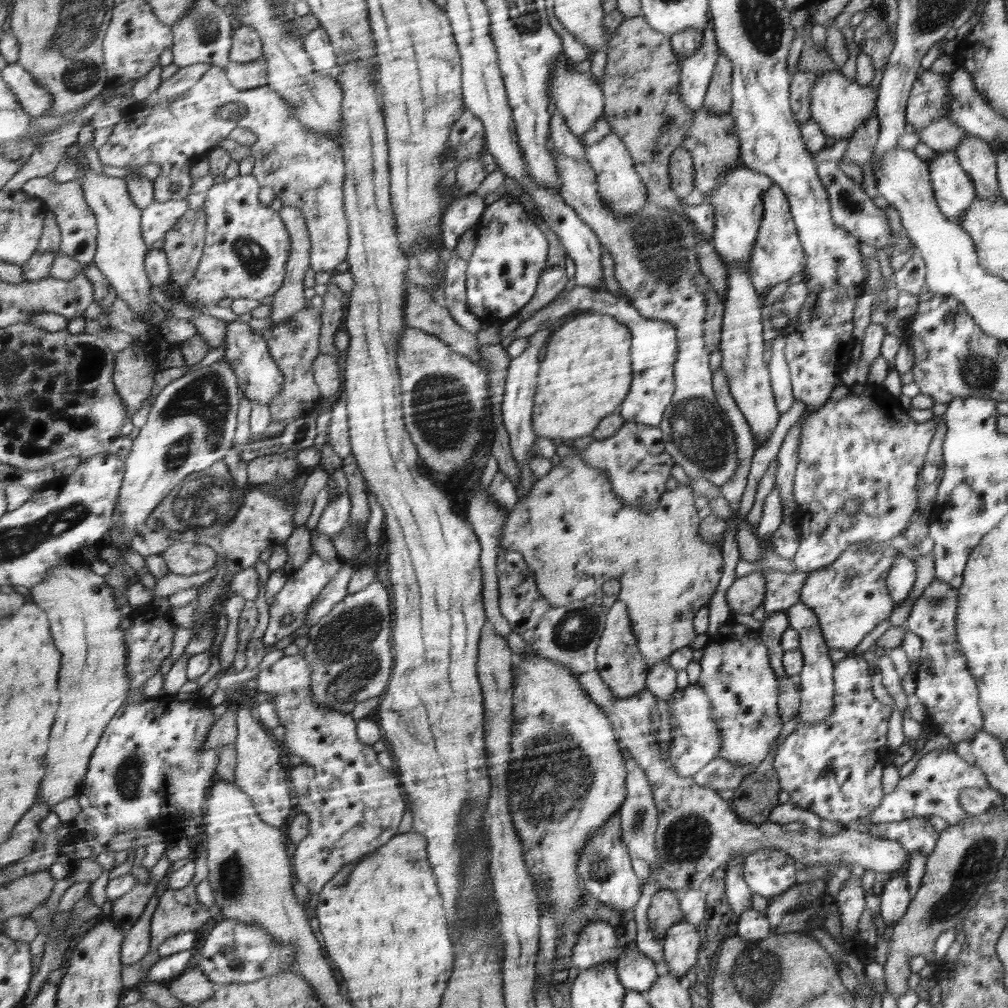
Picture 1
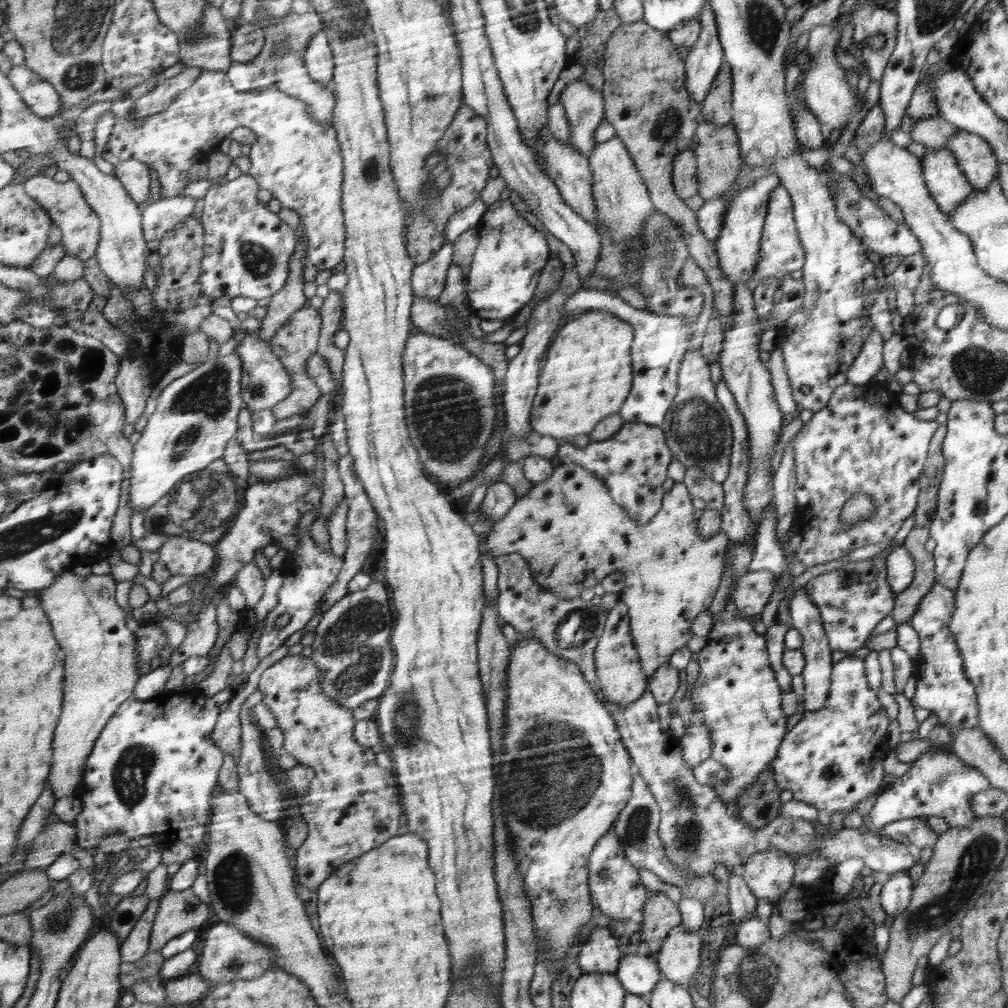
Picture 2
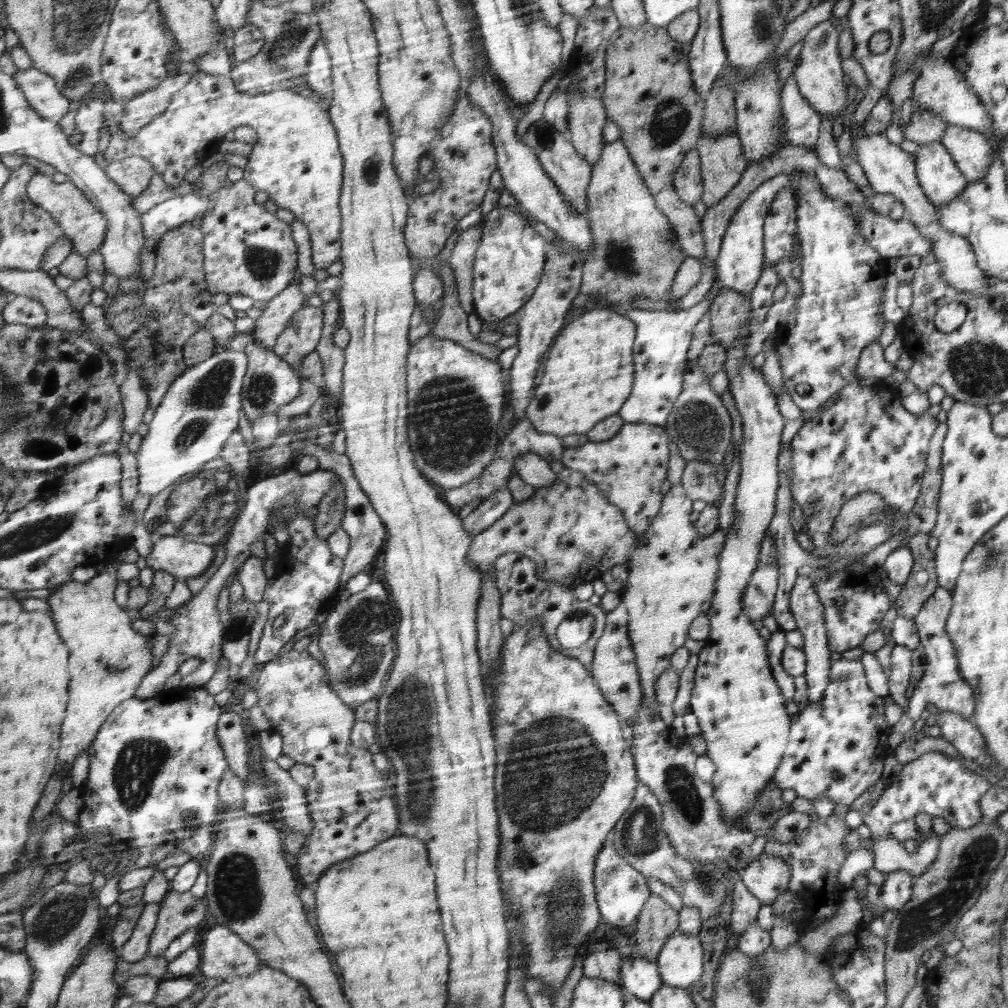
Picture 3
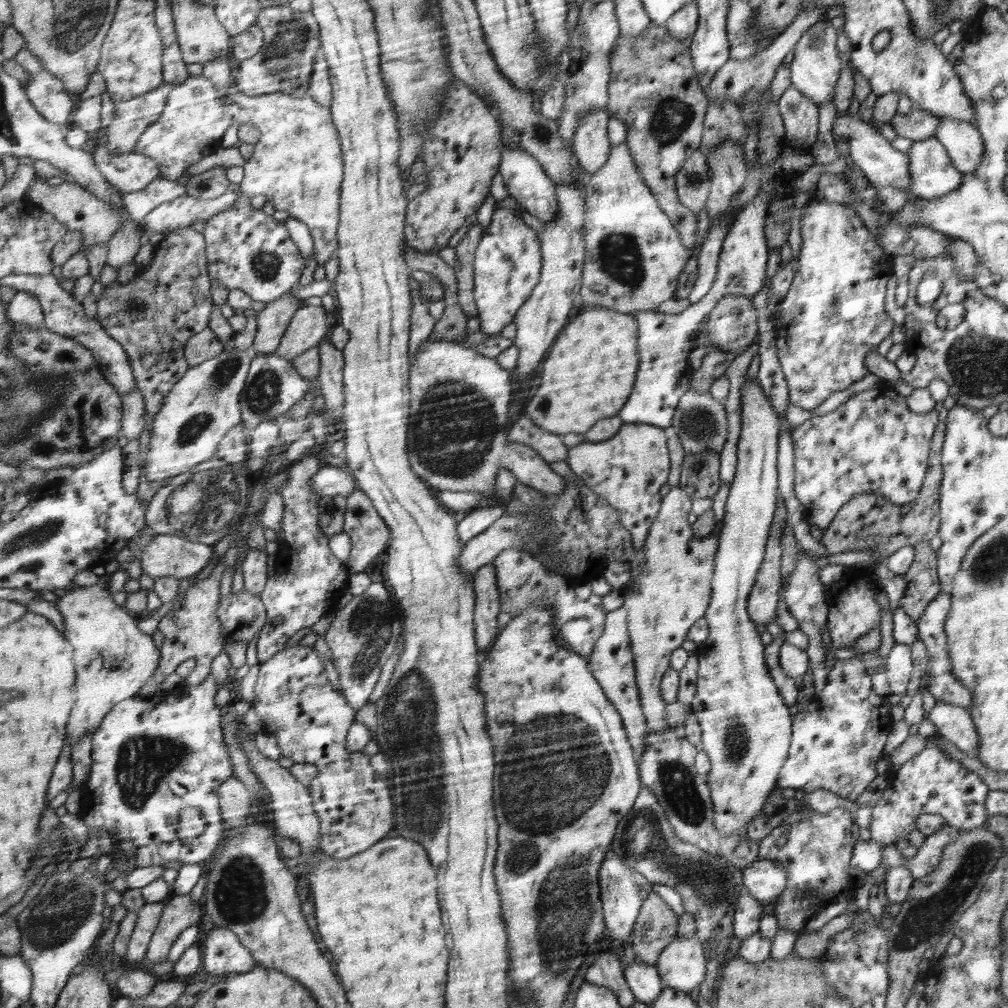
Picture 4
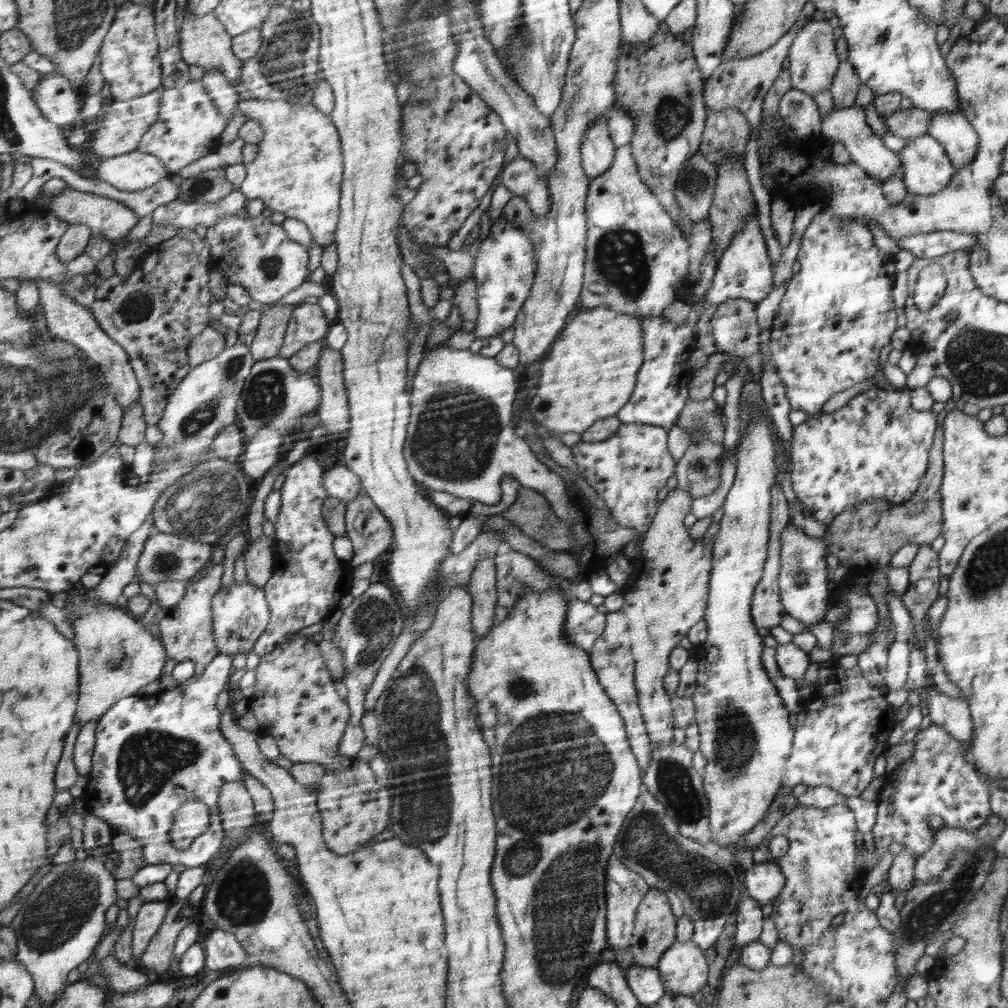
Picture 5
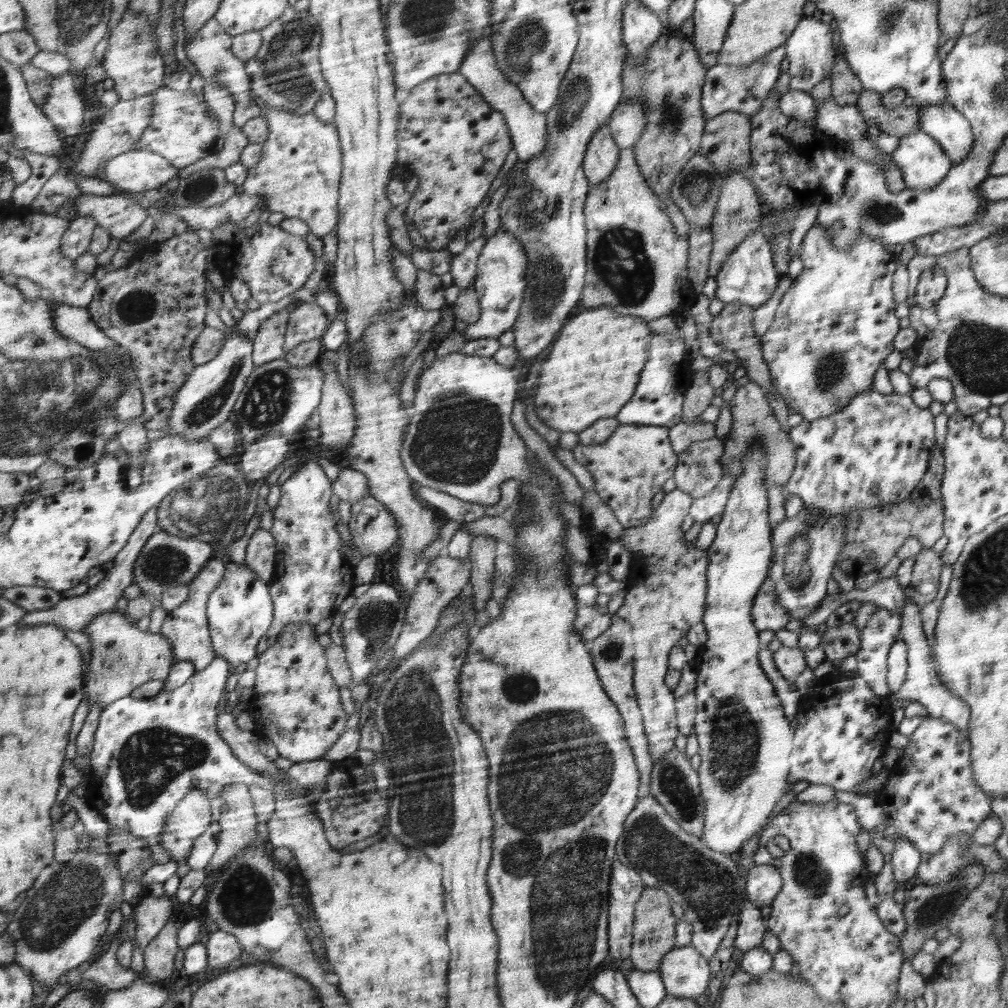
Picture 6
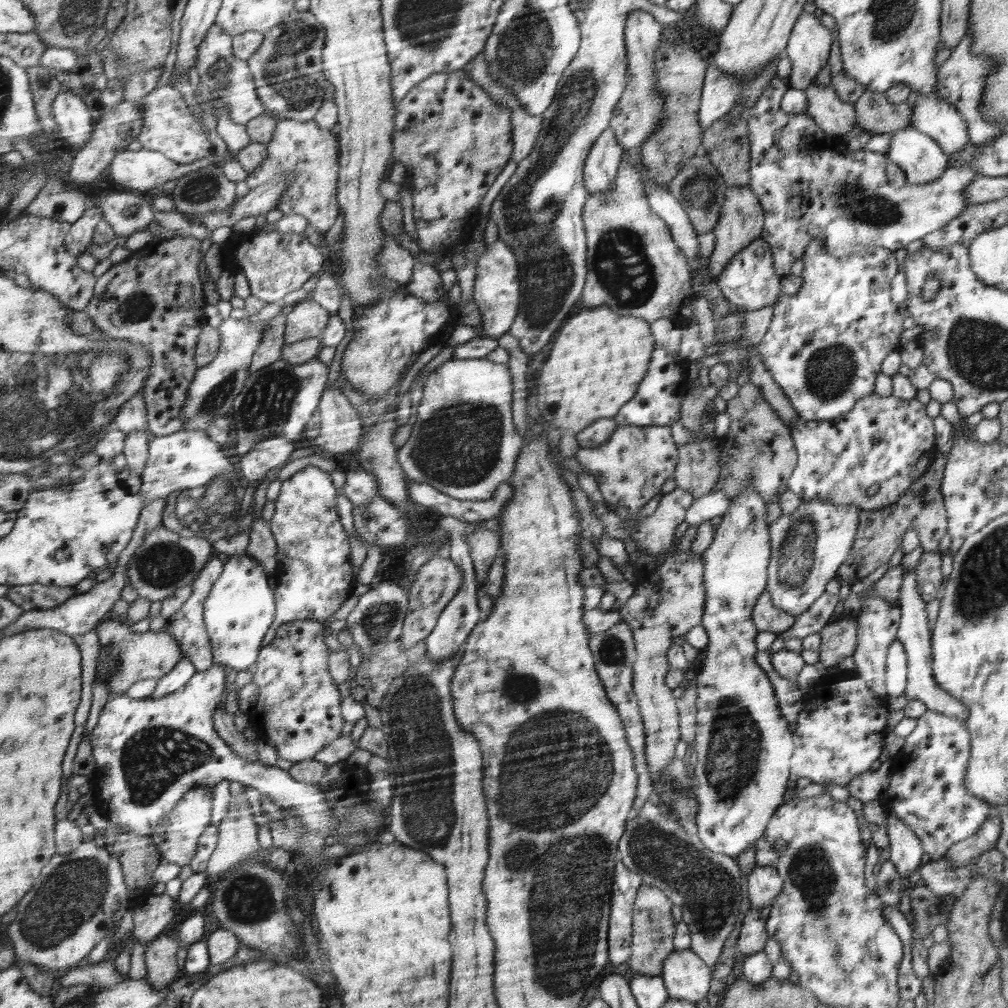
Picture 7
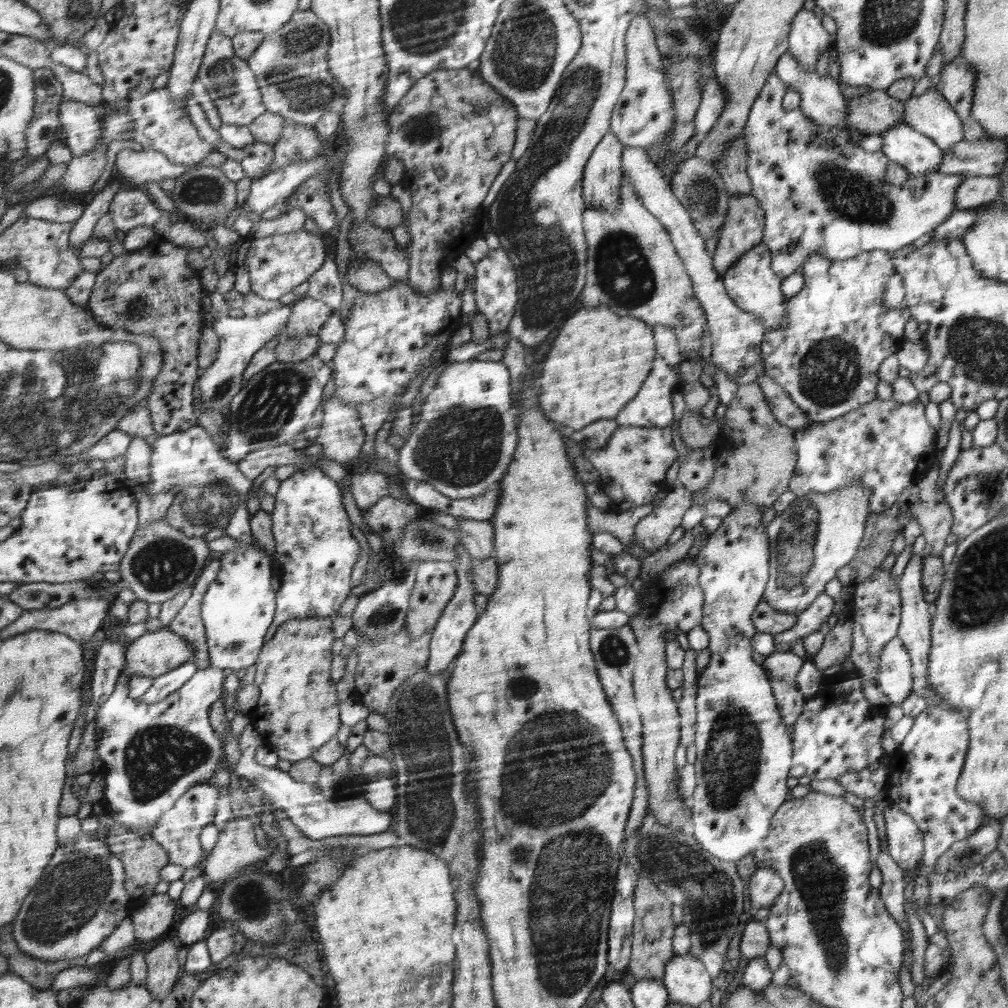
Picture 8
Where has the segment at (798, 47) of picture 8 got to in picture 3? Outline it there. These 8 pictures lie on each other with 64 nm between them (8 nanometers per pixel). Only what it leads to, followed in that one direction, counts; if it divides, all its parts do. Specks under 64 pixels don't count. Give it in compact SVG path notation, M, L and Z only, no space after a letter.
M825 21L814 26L801 41L802 50L795 59L792 74L796 80L796 86L798 86L800 94L808 100L820 116L830 114L836 119L840 111L849 104L846 76L840 65L842 59L838 49L839 33L829 21Z

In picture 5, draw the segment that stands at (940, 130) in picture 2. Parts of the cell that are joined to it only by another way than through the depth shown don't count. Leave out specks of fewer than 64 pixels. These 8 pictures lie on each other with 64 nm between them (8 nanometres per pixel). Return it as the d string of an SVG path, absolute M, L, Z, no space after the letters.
M912 106L906 110L899 109L884 122L889 134L911 139L928 132L929 112Z

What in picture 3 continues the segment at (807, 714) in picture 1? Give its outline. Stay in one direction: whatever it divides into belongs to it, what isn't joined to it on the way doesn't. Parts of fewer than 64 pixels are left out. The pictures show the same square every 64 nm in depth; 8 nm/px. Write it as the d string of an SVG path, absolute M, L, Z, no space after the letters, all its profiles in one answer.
M807 575L796 577L790 594L789 607L792 616L796 621L796 628L804 637L804 644L801 647L806 657L806 668L804 677L807 684L808 700L810 705L821 702L825 696L826 687L829 686L830 650L828 646L828 630L825 628L825 606L817 594L816 579L812 580Z

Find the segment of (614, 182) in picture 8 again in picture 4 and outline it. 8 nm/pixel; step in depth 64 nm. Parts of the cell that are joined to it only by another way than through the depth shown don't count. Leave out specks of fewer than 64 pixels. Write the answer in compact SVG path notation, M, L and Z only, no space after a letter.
M587 111L577 128L573 153L588 176L598 172L612 154L613 143L608 139L607 123L610 118L605 111Z

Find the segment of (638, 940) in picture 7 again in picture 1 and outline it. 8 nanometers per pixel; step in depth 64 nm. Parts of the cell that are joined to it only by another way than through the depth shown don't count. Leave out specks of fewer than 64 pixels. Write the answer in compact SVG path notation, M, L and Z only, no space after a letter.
M670 889L656 892L651 898L647 912L648 926L650 933L653 933L654 941L662 942L669 928L684 920L680 900Z

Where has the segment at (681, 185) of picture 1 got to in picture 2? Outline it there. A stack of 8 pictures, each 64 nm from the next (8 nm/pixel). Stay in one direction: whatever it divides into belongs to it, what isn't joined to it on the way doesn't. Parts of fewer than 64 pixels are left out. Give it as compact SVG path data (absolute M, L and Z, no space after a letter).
M689 148L677 155L673 168L673 187L683 201L700 191L700 179L697 176L697 155Z

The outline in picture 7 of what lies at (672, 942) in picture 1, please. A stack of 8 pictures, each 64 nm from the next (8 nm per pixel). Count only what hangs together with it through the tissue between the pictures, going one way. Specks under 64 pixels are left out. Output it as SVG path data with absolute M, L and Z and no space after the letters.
M689 949L675 951L665 961L664 981L669 999L698 1003L710 990L710 970L700 956Z

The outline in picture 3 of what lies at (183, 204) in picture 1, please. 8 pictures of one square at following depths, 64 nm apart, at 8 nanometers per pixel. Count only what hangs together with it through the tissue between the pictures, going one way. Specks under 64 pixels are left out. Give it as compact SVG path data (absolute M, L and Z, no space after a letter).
M196 193L166 200L142 215L145 234L148 238L160 241L180 225L192 222L198 216L206 216L210 212L210 208L212 208L210 198Z

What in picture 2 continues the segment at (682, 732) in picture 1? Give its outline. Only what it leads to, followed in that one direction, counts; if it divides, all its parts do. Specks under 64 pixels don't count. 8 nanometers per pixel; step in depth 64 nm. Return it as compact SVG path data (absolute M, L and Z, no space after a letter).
M693 704L694 711L690 723L684 724L684 736L678 739L684 763L694 767L713 754L713 741L710 738L710 726L705 722L705 713Z

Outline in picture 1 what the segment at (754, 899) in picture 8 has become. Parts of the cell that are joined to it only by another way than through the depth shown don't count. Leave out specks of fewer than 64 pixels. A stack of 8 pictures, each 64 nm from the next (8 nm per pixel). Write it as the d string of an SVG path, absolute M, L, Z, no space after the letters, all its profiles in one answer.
M760 848L743 859L743 879L760 896L780 896L796 883L799 864L782 849Z

